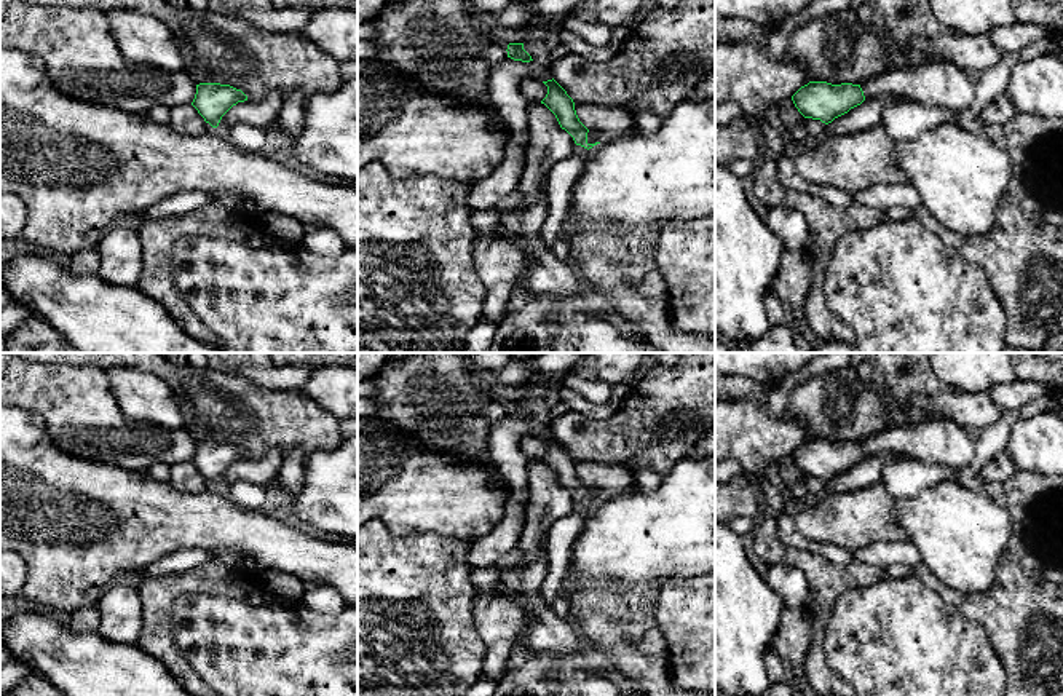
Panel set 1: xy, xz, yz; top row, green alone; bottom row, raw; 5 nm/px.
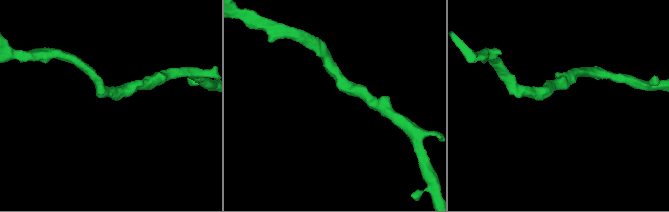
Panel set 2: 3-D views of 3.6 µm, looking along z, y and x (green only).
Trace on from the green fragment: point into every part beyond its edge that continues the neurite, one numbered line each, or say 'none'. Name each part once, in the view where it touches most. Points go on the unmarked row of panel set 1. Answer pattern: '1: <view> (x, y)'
none

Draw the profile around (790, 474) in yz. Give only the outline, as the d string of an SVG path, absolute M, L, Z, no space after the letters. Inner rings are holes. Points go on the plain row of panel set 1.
M792 455L784 457L779 461L779 473L782 480L792 487L793 484L800 482L804 479L804 474L798 469L798 466L795 465Z

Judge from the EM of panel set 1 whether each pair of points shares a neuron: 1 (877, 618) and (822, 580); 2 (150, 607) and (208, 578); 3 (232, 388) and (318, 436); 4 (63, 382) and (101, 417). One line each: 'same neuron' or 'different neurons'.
1: different neurons
2: same neuron
3: same neuron
4: same neuron

